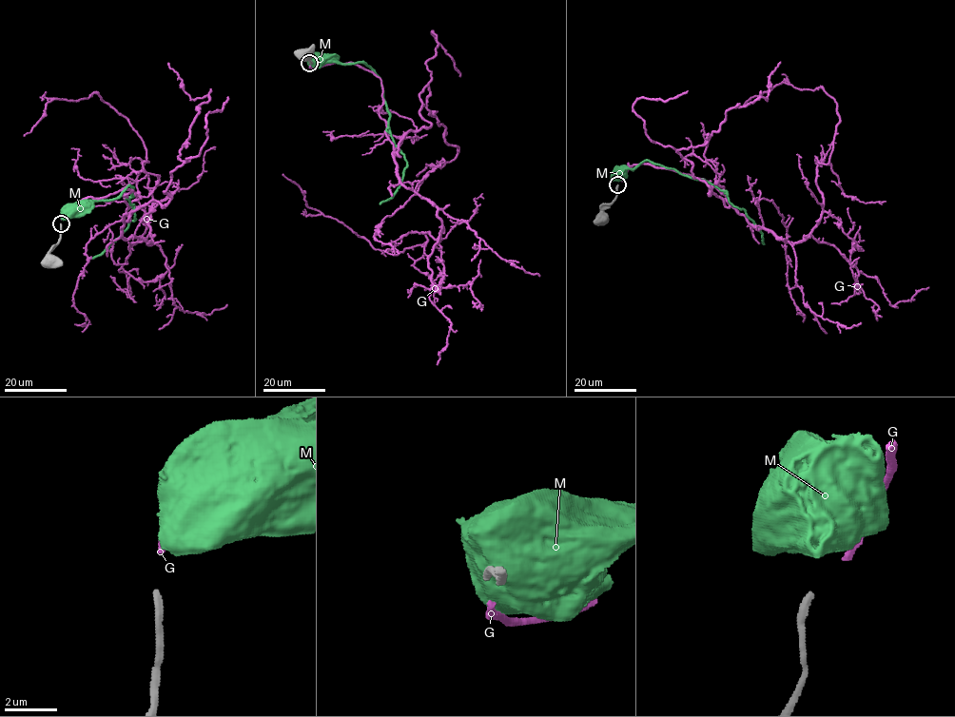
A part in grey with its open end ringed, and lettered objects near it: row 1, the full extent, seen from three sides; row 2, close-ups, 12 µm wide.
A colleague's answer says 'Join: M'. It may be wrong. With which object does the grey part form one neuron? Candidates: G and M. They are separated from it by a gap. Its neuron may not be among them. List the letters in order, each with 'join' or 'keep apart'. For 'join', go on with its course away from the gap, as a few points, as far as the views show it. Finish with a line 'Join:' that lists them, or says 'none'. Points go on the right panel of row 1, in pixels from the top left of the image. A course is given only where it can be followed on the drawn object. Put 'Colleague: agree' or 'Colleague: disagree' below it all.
G: join; it runs (621, 181), (628, 164), (706, 180), (757, 228), (801, 242), (822, 212), (836, 103), (783, 83), (734, 107)
M: keep apart
Join: G
Colleague: disagree

